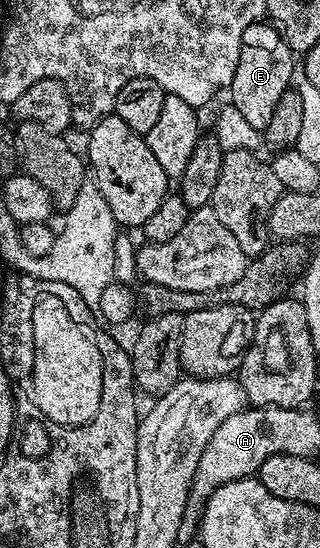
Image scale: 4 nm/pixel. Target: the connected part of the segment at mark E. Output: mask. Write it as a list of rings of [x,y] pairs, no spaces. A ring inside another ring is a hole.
[[[259,22],[244,30],[240,62],[236,62],[236,74],[228,89],[228,100],[236,106],[236,110],[240,110],[240,115],[252,127],[265,130],[268,126],[272,113],[276,110],[276,102],[280,102],[280,98],[291,87],[294,60],[295,53],[291,52],[286,39],[274,29],[273,24]]]

